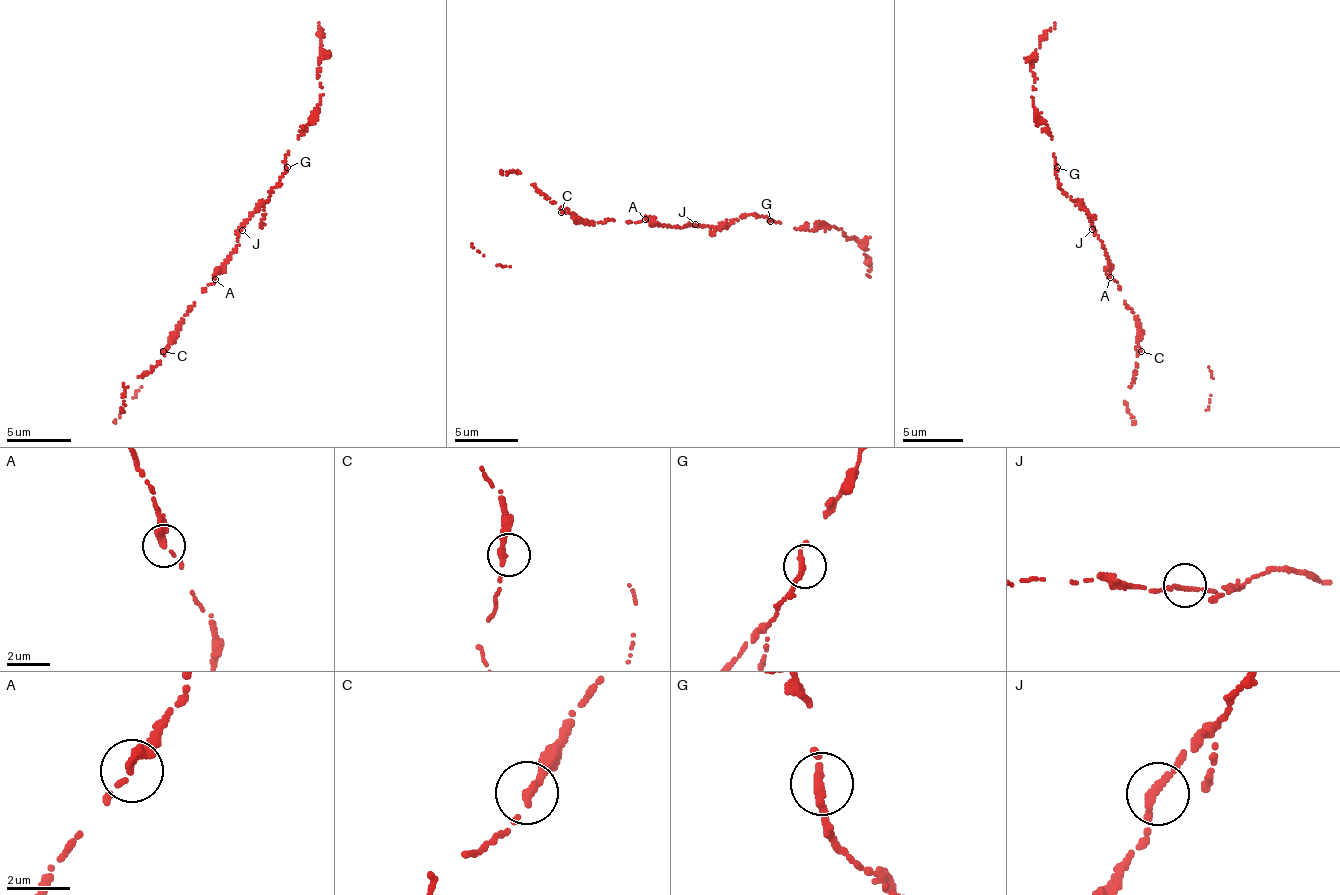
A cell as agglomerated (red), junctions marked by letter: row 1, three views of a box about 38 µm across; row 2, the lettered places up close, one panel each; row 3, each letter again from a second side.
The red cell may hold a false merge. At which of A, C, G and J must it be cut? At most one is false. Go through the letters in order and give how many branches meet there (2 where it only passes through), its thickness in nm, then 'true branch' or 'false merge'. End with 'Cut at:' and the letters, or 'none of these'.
A: branches 2; calibre 280 nm; true branch
C: branches 2; calibre 240 nm; true branch
G: branches 2; calibre 260 nm; true branch
J: branches 2; calibre 240 nm; true branch
Cut at: none of these

